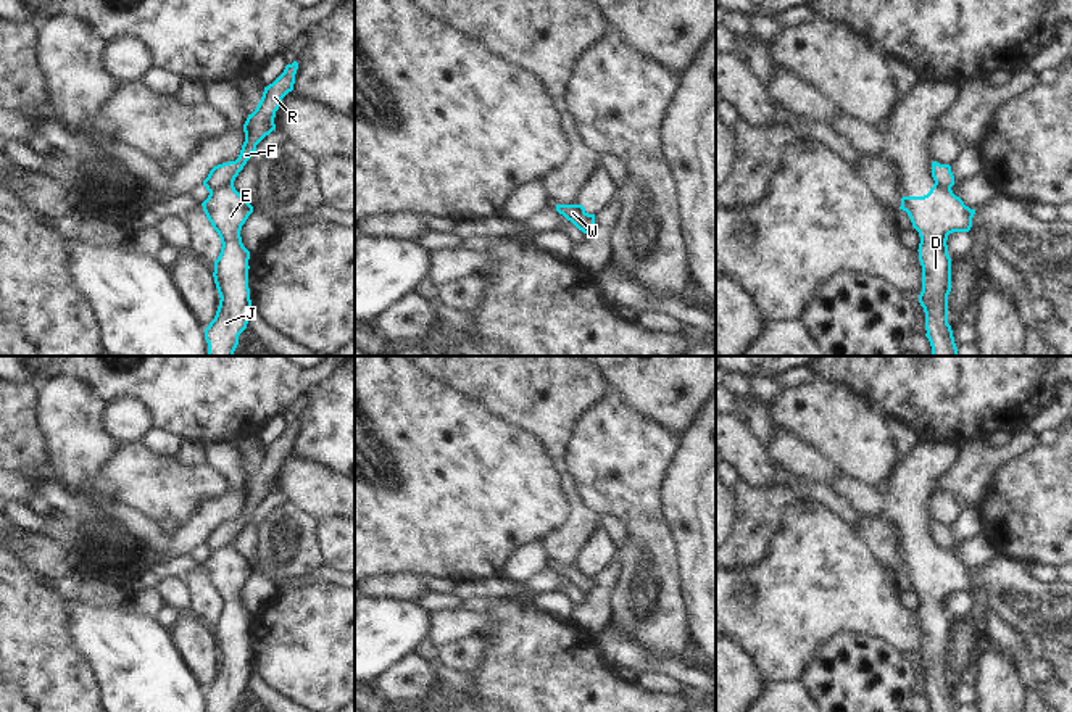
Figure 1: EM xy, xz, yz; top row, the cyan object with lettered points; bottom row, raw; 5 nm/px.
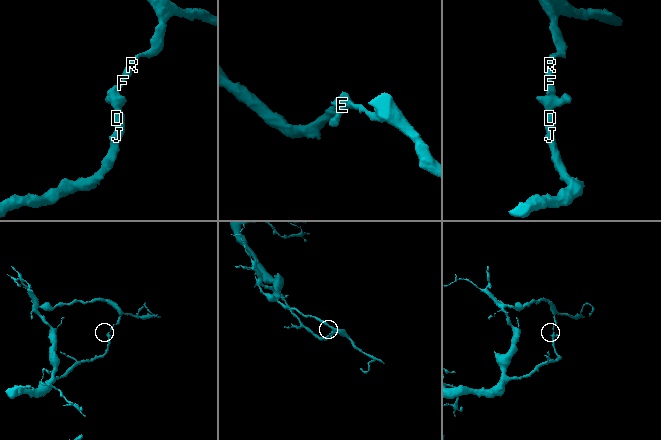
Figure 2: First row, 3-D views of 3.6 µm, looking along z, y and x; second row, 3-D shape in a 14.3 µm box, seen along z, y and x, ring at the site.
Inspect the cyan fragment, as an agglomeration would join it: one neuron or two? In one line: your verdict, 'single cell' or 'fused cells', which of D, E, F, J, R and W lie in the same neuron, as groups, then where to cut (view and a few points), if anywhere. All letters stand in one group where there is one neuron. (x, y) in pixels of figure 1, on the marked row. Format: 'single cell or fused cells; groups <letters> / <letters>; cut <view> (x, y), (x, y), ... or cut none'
fused cells; groups D E J / F R W; cut xy (232, 182), (210, 192)

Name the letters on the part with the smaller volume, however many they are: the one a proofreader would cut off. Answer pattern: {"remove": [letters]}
{"remove": ["F", "R", "W"]}

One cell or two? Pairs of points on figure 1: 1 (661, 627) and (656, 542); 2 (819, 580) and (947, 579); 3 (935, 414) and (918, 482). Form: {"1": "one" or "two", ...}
{"1": "one", "2": "two", "3": "two"}

